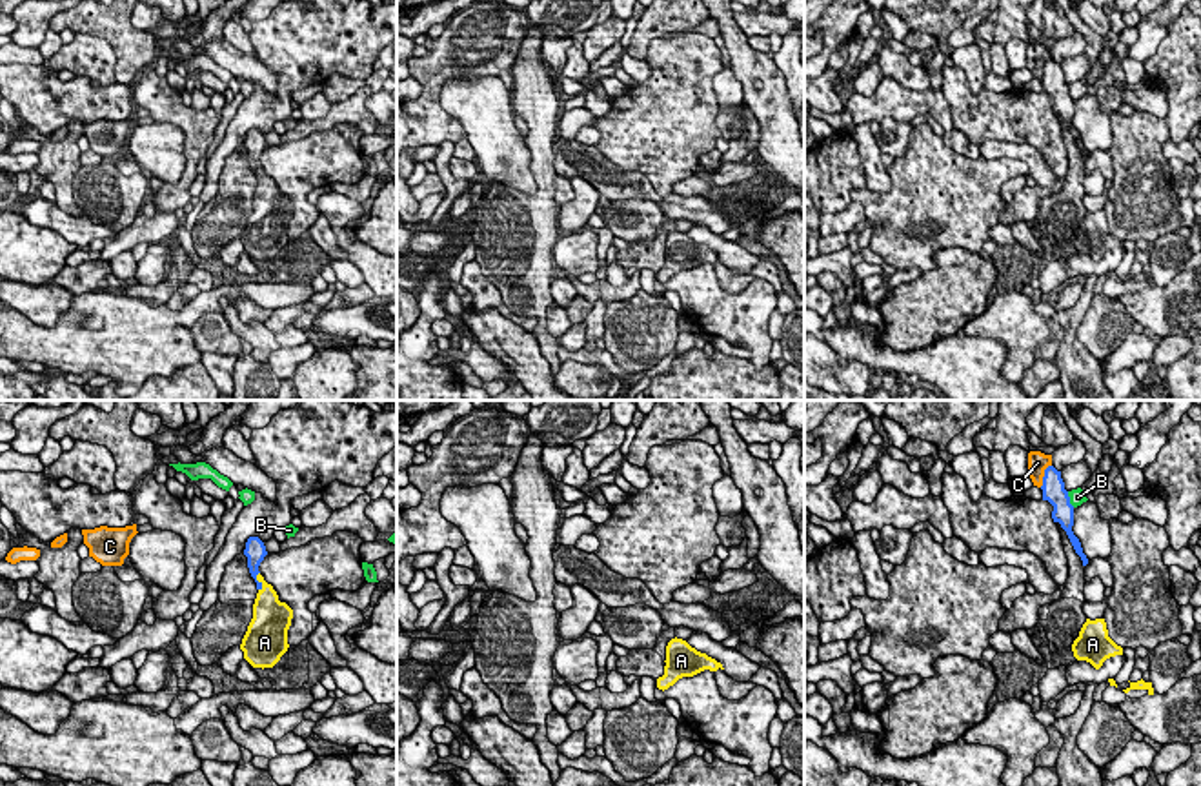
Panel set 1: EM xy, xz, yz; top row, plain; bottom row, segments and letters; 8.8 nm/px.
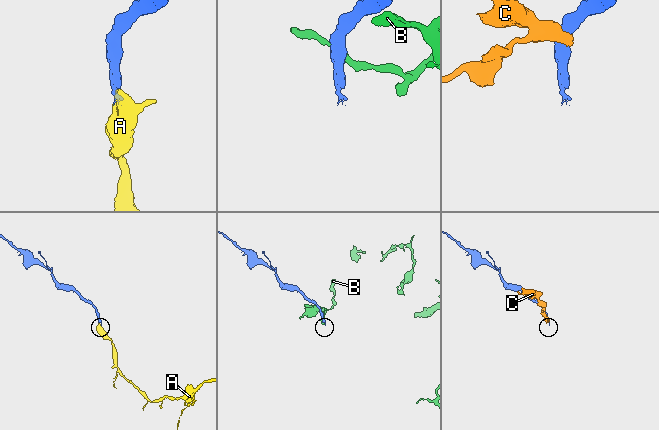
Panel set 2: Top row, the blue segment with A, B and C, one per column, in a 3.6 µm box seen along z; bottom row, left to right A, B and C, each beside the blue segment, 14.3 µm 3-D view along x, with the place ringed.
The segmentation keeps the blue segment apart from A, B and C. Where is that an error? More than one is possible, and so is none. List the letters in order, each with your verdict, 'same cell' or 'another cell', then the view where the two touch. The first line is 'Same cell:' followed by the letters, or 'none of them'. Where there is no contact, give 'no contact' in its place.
Same cell: A
A: same cell; contact in xy
B: another cell; contact in yz
C: another cell; contact in yz

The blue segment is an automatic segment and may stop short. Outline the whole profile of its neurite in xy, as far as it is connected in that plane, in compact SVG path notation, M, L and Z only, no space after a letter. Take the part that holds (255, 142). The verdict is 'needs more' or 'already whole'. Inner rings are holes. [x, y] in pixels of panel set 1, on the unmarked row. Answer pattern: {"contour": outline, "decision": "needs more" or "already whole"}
{"contour": "M249 129L244 147L247 149L247 160L257 175L258 186L253 196L253 211L240 242L253 260L273 260L289 240L288 222L293 202L278 193L273 178L258 164L260 155L267 147L264 135L258 129Z", "decision": "needs more"}

